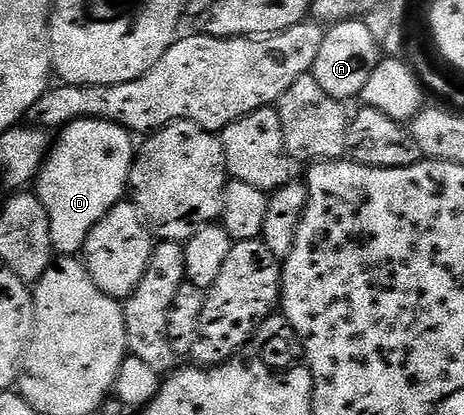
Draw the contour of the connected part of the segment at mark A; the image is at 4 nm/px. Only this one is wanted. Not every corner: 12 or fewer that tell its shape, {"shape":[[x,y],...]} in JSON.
{"shape":[[364,20],[325,30],[311,73],[327,96],[356,99],[382,47]]}

